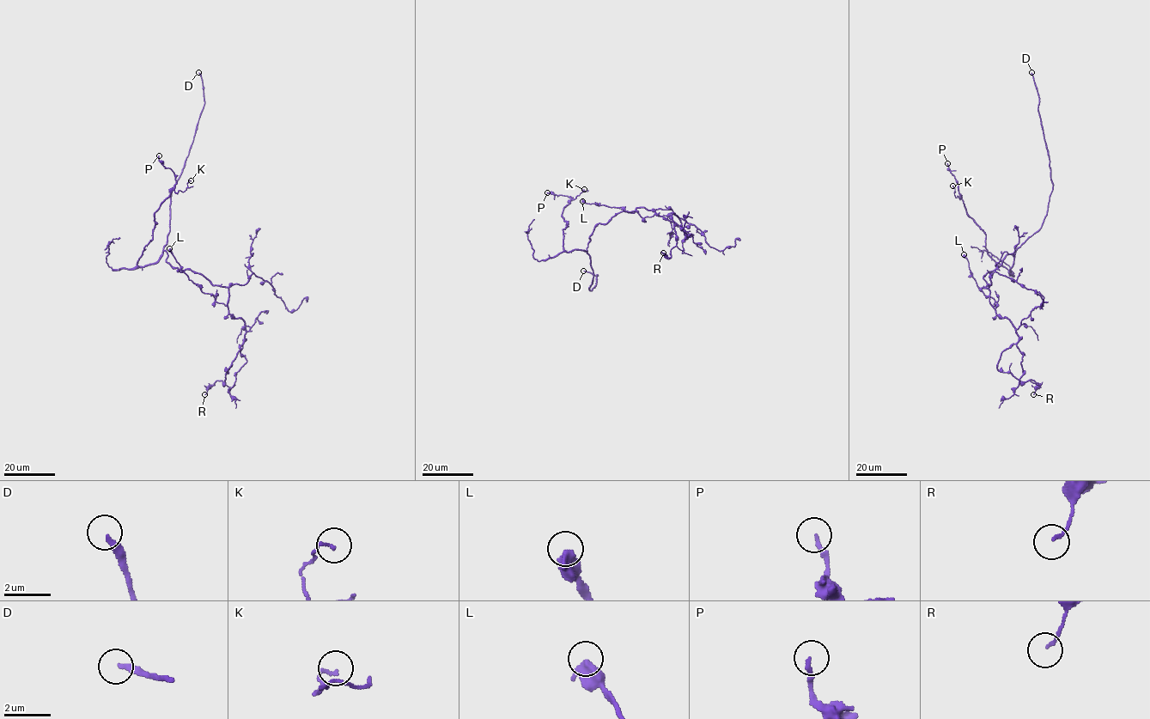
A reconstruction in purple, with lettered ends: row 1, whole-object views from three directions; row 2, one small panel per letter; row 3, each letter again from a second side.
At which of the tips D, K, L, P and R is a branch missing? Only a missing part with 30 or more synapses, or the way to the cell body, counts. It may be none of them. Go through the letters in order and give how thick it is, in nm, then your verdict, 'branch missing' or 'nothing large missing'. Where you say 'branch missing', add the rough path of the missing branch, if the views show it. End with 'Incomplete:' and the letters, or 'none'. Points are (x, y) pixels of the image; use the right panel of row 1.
D: 240 nm thick; branch missing; missing branch runs (1031, 72), (1035, 57), (1032, 51)
K: 120 nm thick; nothing large missing
L: 550 nm thick; nothing large missing
P: 180 nm thick; nothing large missing
R: 110 nm thick; nothing large missing
Incomplete: D

